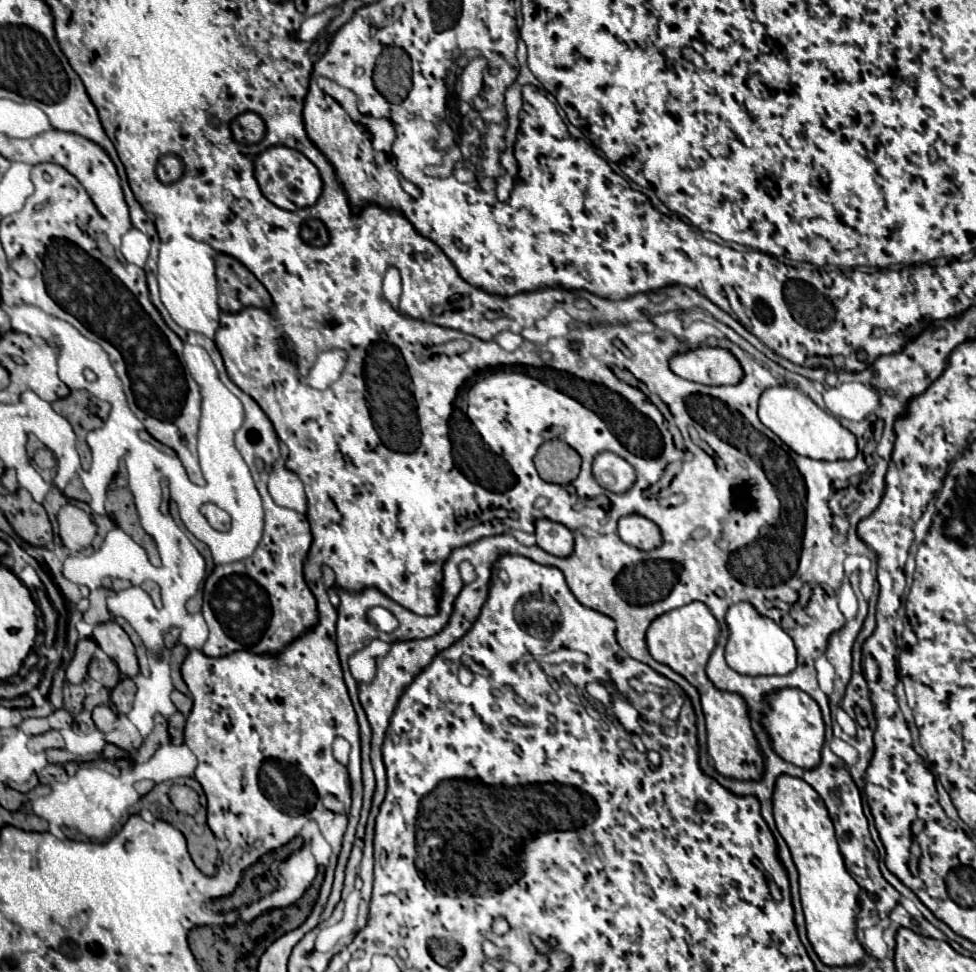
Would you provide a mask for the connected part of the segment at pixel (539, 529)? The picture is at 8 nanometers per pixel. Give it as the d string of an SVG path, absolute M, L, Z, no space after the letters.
M539 519L535 525L535 537L537 545L555 557L569 557L573 553L573 533L561 523Z

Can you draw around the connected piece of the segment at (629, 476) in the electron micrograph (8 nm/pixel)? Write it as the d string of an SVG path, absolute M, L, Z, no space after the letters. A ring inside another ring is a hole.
M599 453L593 461L593 475L611 493L625 493L635 483L633 467L615 453Z

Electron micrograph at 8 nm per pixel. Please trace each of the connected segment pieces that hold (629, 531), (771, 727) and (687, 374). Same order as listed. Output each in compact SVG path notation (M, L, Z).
M641 515L621 517L619 519L619 537L627 545L643 549L643 551L651 551L663 543L661 529L653 521L645 519Z
M779 689L775 693L767 693L765 697L767 709L761 717L761 725L771 739L771 747L783 759L791 759L793 765L803 769L815 769L821 761L821 747L823 747L823 719L819 705L801 689Z
M701 347L701 349L693 349L685 355L675 355L671 359L669 367L679 377L695 381L695 383L703 383L703 385L735 385L743 377L743 369L741 369L739 361L729 351L719 349L719 347Z

